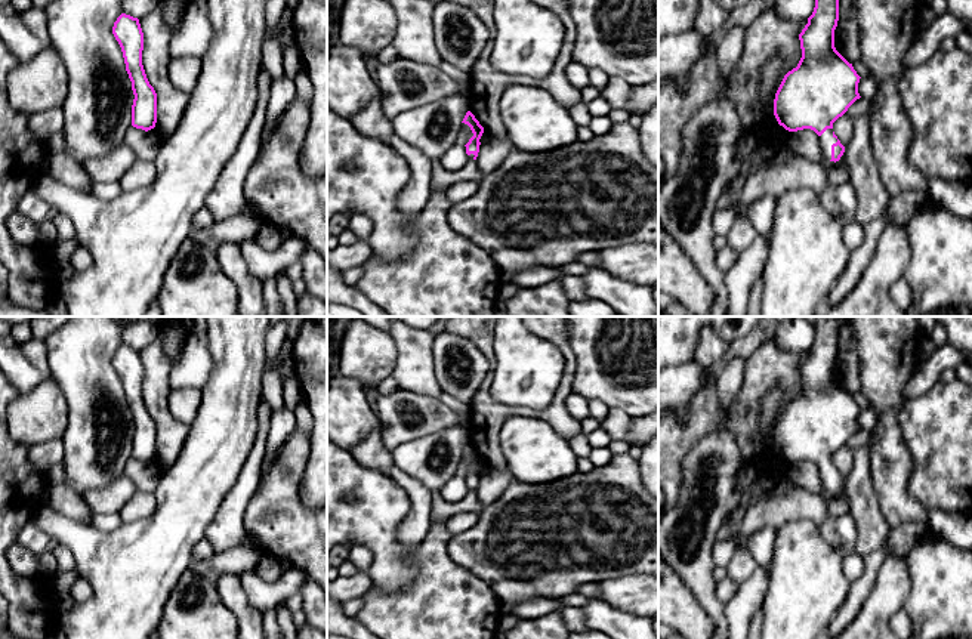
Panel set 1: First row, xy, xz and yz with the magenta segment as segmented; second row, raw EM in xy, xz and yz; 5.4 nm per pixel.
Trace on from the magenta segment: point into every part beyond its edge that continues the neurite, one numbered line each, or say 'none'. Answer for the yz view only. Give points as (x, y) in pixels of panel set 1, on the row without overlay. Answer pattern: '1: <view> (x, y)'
1: yz (826, 471)

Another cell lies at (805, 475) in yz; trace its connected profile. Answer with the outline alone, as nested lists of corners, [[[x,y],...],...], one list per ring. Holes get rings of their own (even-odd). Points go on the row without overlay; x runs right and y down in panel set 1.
[[[803,460],[790,463],[787,479],[790,485],[826,498],[828,501],[828,518],[837,518],[851,512],[849,500],[845,493],[834,494],[824,490],[820,467],[814,462]]]

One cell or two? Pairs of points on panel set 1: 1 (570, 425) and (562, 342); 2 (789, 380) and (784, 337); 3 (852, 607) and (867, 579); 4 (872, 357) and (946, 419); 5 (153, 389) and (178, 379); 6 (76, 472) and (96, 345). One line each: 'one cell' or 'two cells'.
1: one cell
2: two cells
3: one cell
4: two cells
5: two cells
6: one cell

